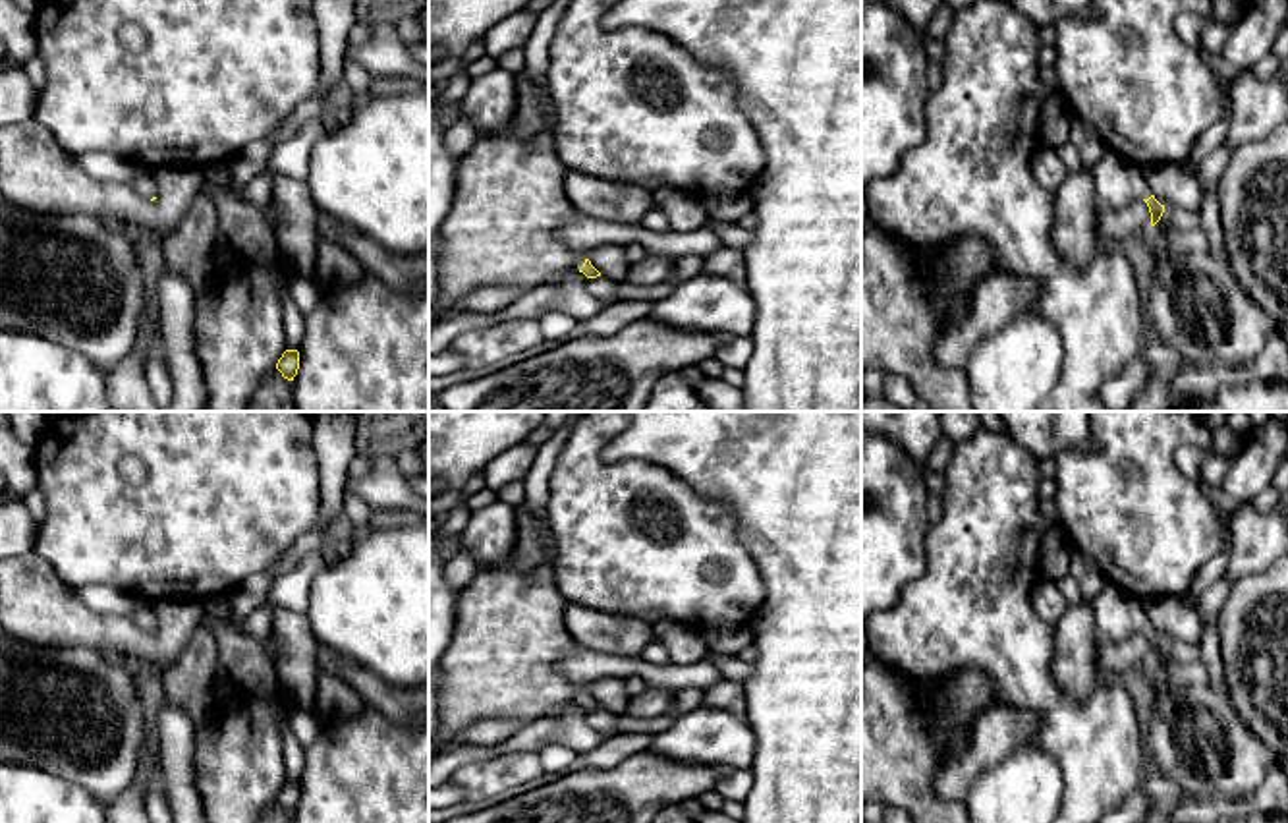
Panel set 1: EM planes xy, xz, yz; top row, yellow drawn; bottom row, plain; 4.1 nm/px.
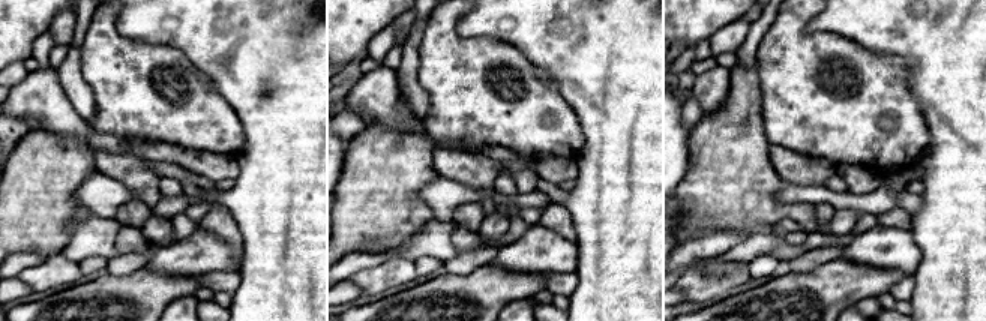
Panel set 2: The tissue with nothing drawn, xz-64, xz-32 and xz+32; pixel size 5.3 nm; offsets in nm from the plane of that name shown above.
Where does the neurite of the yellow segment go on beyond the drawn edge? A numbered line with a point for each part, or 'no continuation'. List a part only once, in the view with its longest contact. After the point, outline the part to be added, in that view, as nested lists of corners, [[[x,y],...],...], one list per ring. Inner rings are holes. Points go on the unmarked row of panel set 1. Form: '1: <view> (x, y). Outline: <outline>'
1: xz (582, 667). Outline: [[[577,647],[572,655],[562,659],[558,670],[574,684],[574,701],[577,703],[583,699],[587,686],[599,678],[630,680],[637,676],[649,688],[668,688],[674,692],[684,688],[699,688],[707,692],[713,684],[724,678],[711,659],[689,665],[676,665],[670,661],[655,665],[641,657],[606,655],[585,647]]]

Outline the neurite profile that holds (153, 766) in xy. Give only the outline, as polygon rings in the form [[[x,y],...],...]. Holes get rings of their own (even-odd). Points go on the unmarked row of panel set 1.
[[[151,730],[141,777],[149,782],[149,786],[156,786],[164,790],[160,746],[156,742],[156,730]]]

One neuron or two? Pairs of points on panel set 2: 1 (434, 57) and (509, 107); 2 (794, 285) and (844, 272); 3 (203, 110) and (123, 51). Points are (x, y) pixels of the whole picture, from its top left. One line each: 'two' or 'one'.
1: one
2: one
3: one

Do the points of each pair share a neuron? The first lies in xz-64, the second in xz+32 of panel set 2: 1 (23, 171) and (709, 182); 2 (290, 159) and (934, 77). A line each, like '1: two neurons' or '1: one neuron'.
1: one neuron
2: one neuron

